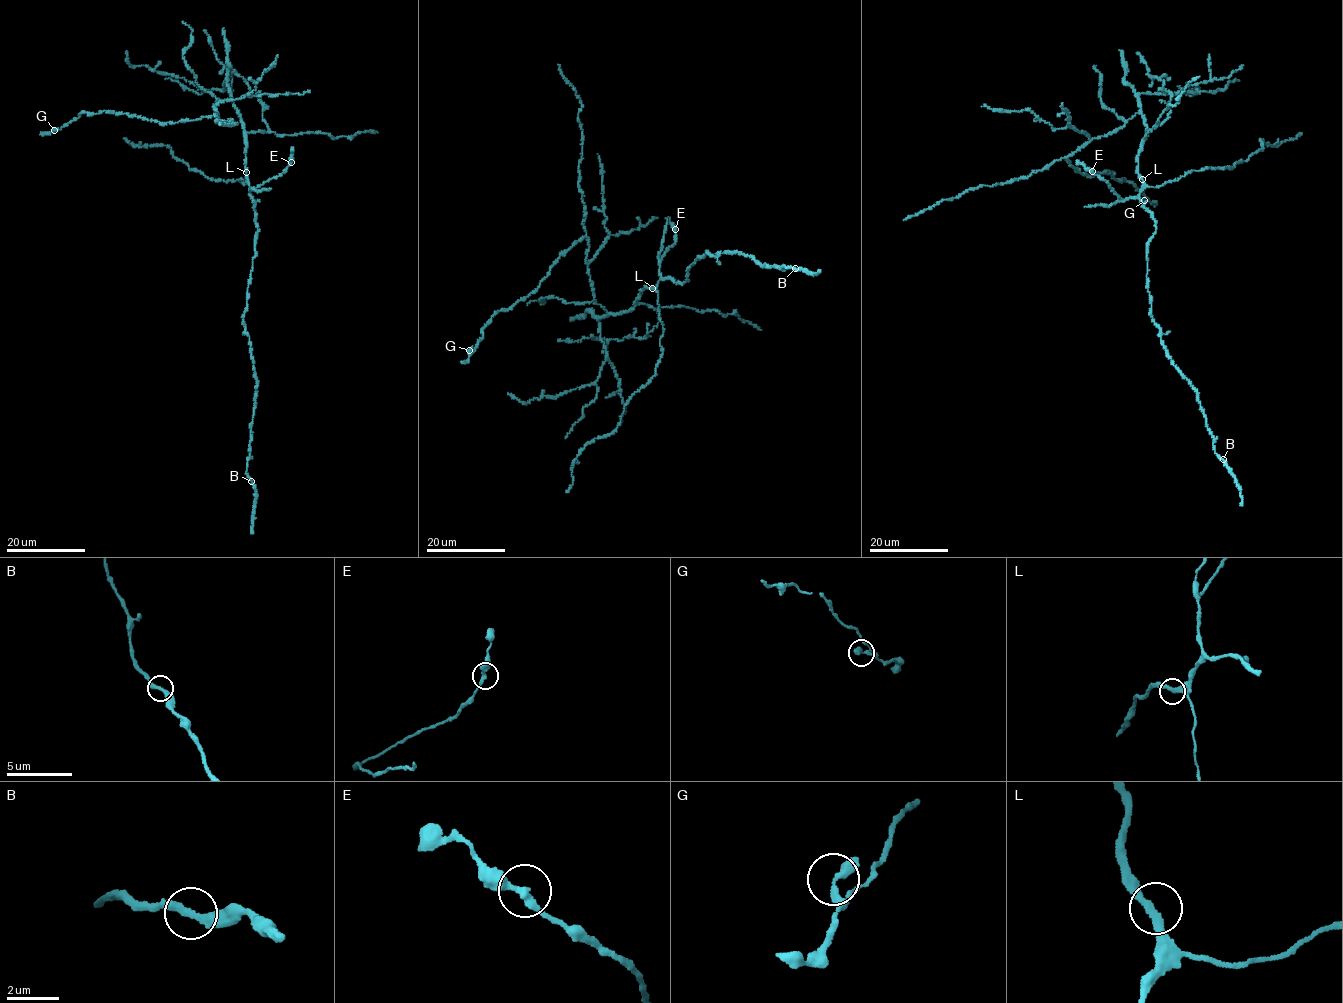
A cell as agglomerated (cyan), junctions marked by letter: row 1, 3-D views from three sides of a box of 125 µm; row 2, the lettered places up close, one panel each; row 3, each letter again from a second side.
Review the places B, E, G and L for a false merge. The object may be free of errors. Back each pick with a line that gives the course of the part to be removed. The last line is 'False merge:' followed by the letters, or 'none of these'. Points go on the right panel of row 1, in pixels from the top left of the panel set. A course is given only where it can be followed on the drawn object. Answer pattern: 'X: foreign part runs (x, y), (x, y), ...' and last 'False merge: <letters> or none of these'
False merge: none of these

